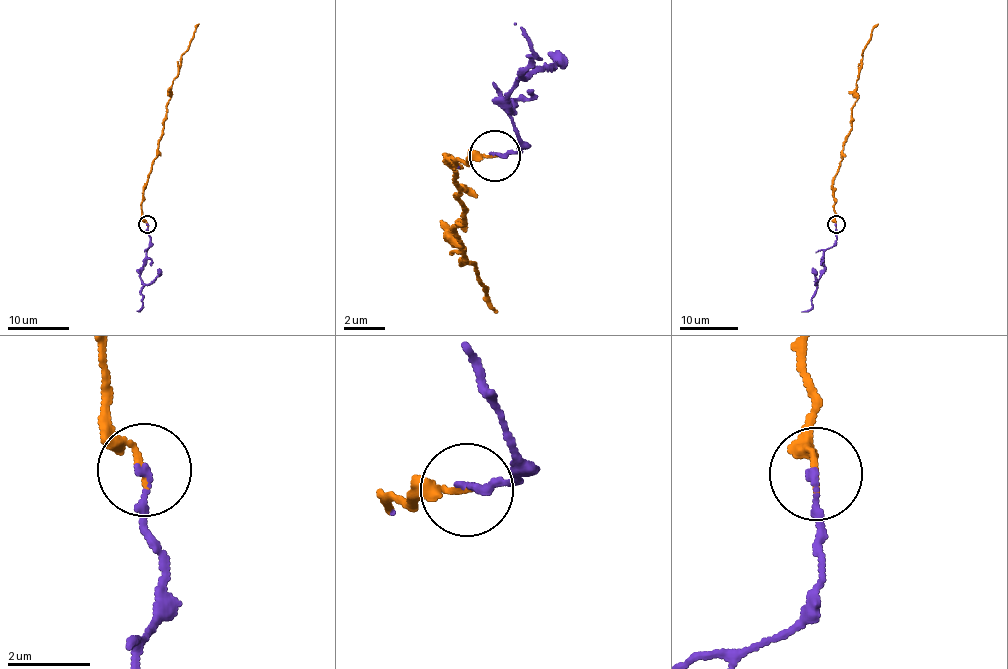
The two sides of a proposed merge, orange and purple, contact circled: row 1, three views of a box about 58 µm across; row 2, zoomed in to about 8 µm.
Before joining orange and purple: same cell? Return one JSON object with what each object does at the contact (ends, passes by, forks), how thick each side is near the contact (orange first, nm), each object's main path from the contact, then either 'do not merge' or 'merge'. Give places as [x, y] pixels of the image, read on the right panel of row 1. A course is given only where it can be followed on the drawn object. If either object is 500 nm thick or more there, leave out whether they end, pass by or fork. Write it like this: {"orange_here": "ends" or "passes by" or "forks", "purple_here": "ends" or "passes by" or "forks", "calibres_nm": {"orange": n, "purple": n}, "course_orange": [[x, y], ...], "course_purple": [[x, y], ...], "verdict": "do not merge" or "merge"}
{"orange_here": "ends", "purple_here": "ends", "calibres_nm": {"orange": 160, "purple": 140}, "course_orange": [[835, 224], [834, 177], [843, 142], [852, 127], [858, 64], [878, 23]], "course_purple": [[835, 224], [836, 243], [824, 252], [824, 273], [811, 299], [812, 306], [801, 311]], "verdict": "merge"}

